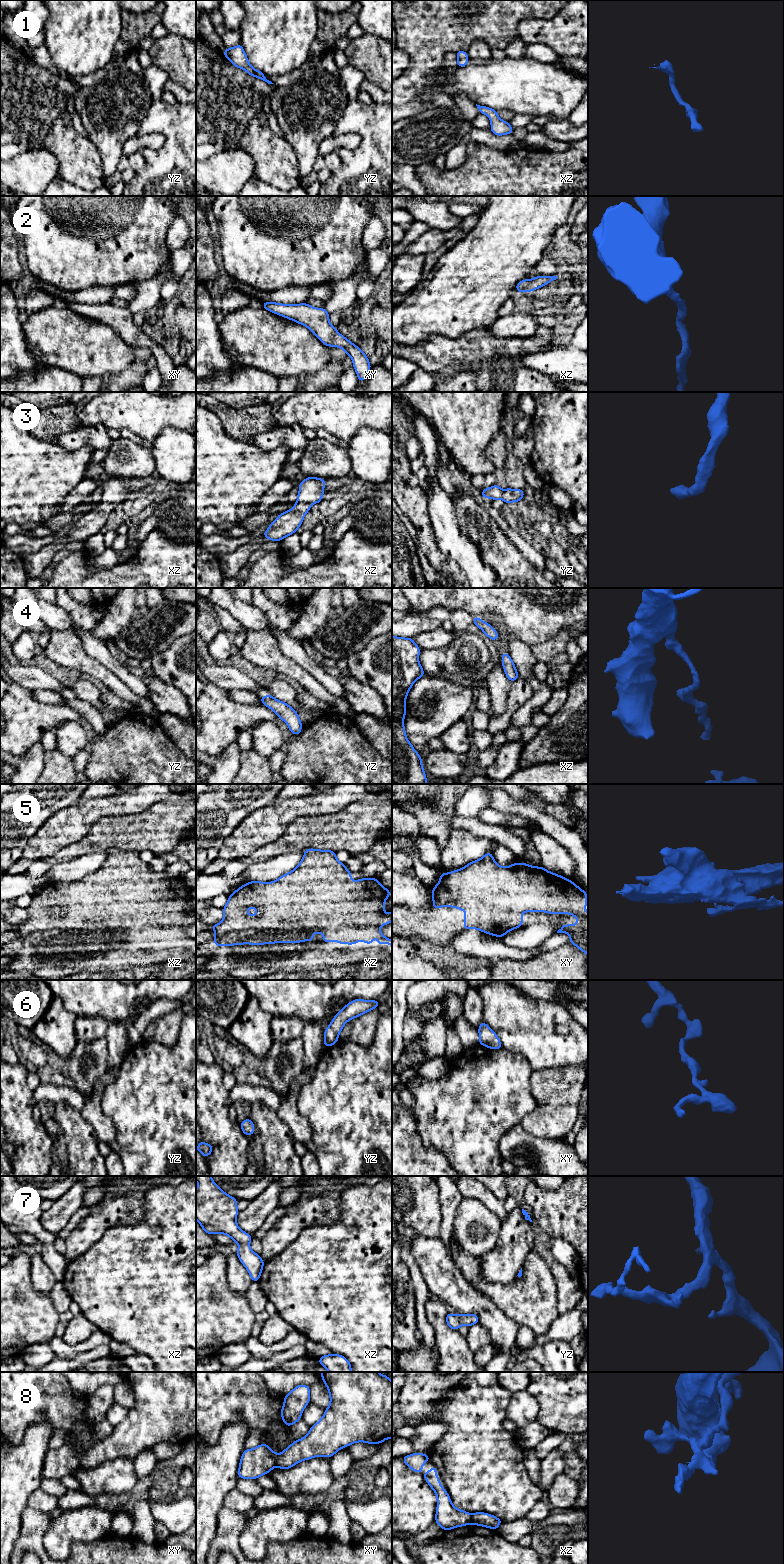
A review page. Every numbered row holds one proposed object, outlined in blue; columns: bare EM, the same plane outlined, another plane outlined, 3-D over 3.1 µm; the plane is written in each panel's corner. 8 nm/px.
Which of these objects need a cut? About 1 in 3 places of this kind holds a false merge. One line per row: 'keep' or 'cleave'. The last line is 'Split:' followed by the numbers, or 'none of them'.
1: keep
2: keep
3: keep
4: keep
5: keep
6: keep
7: keep
8: cleave
Split: 8

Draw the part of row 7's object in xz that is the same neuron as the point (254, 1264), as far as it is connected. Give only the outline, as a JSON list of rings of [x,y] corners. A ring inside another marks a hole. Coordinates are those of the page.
[[[196,1176],[196,1179],[196,1219],[209,1235],[221,1233],[239,1244],[237,1256],[252,1281],[258,1282],[264,1261],[249,1246],[252,1236],[237,1225],[237,1200],[223,1192],[211,1176]]]

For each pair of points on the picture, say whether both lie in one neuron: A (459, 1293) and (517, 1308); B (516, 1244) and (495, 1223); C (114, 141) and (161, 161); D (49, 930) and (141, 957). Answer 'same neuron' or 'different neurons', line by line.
A: different neurons
B: different neurons
C: different neurons
D: same neuron

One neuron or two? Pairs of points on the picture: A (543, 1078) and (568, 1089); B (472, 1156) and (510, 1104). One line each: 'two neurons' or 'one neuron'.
A: one neuron
B: one neuron

